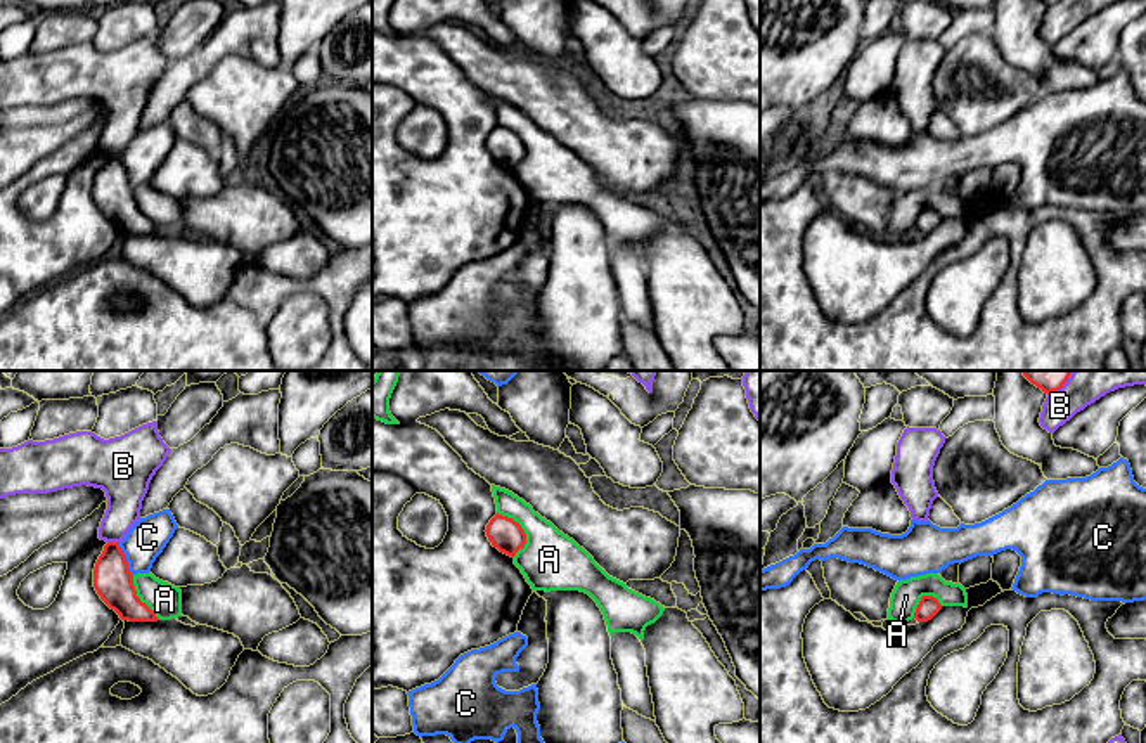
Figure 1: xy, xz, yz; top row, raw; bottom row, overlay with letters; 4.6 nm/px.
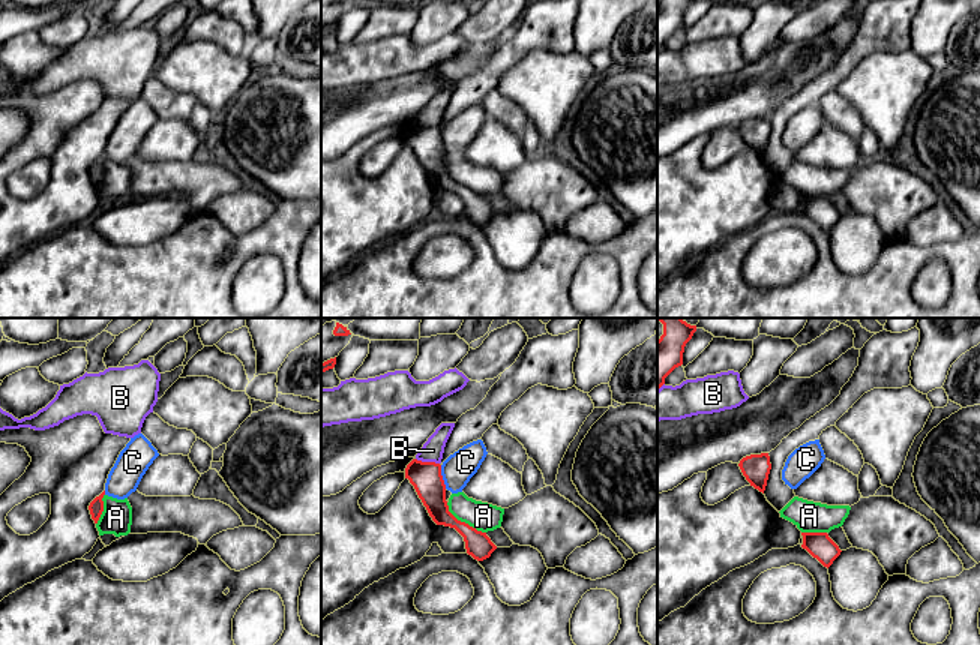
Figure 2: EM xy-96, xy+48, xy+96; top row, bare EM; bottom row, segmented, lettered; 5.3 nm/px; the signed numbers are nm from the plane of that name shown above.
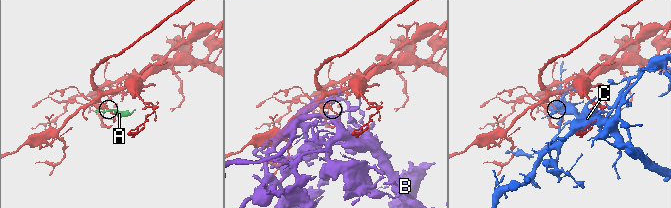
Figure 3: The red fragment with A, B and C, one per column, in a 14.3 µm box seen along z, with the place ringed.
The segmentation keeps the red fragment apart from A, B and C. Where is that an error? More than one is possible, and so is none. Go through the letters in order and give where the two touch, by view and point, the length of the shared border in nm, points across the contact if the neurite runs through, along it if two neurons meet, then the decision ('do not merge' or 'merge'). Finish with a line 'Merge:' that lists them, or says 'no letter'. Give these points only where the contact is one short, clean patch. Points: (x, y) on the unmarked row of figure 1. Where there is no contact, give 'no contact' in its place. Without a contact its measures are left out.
A: contact xz (523, 142); length 240 nm; border xz (497, 123), (511, 129), (525, 146), (525, 156), (515, 168); do not merge
B: contact xy (113, 155); length 60 nm; do not merge
C: contact xy (125, 172); length 170 nm; do not merge
Merge: no letter

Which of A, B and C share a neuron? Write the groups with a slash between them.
A / B / C

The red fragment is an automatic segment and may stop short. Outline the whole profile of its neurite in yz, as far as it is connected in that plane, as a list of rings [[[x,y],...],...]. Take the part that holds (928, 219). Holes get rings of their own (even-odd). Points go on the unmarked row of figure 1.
[[[923,208],[917,220],[916,220],[916,225],[914,225],[914,230],[917,234],[928,234],[931,232],[938,223],[942,222],[942,216],[938,215],[937,210],[933,208]]]

